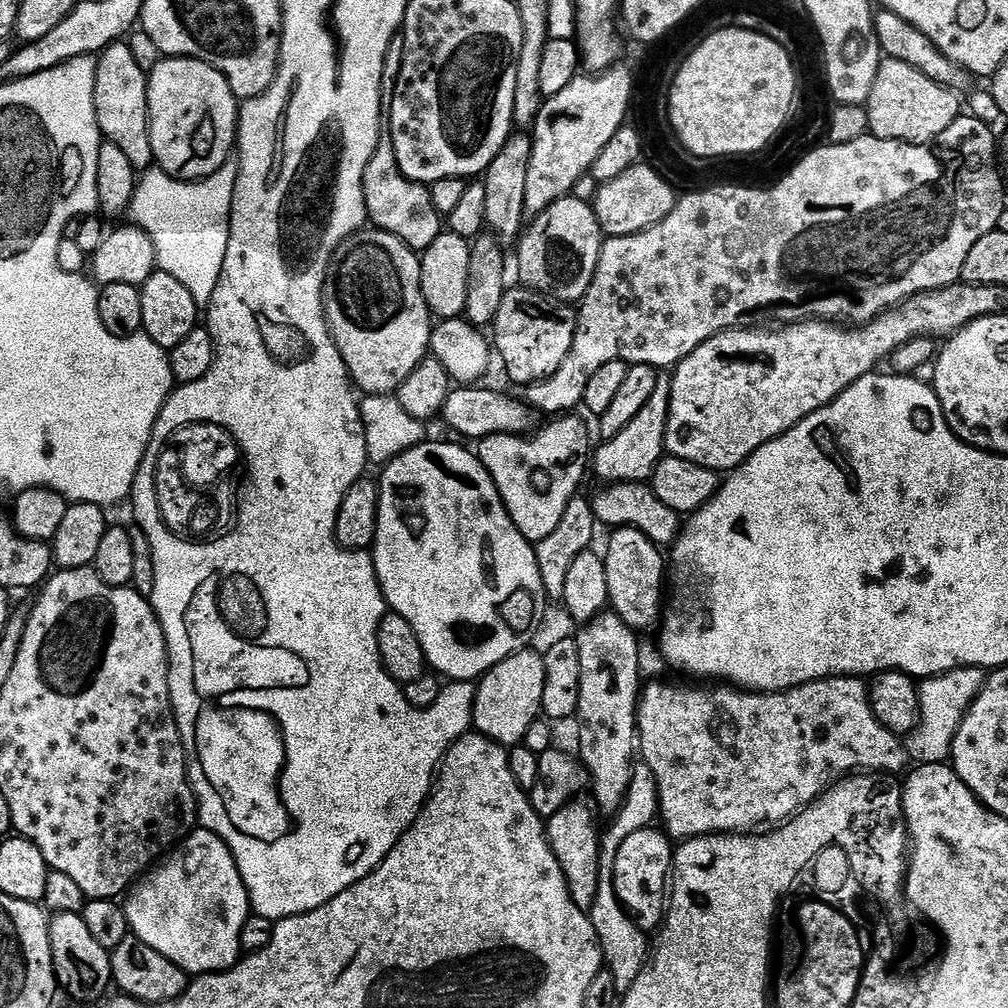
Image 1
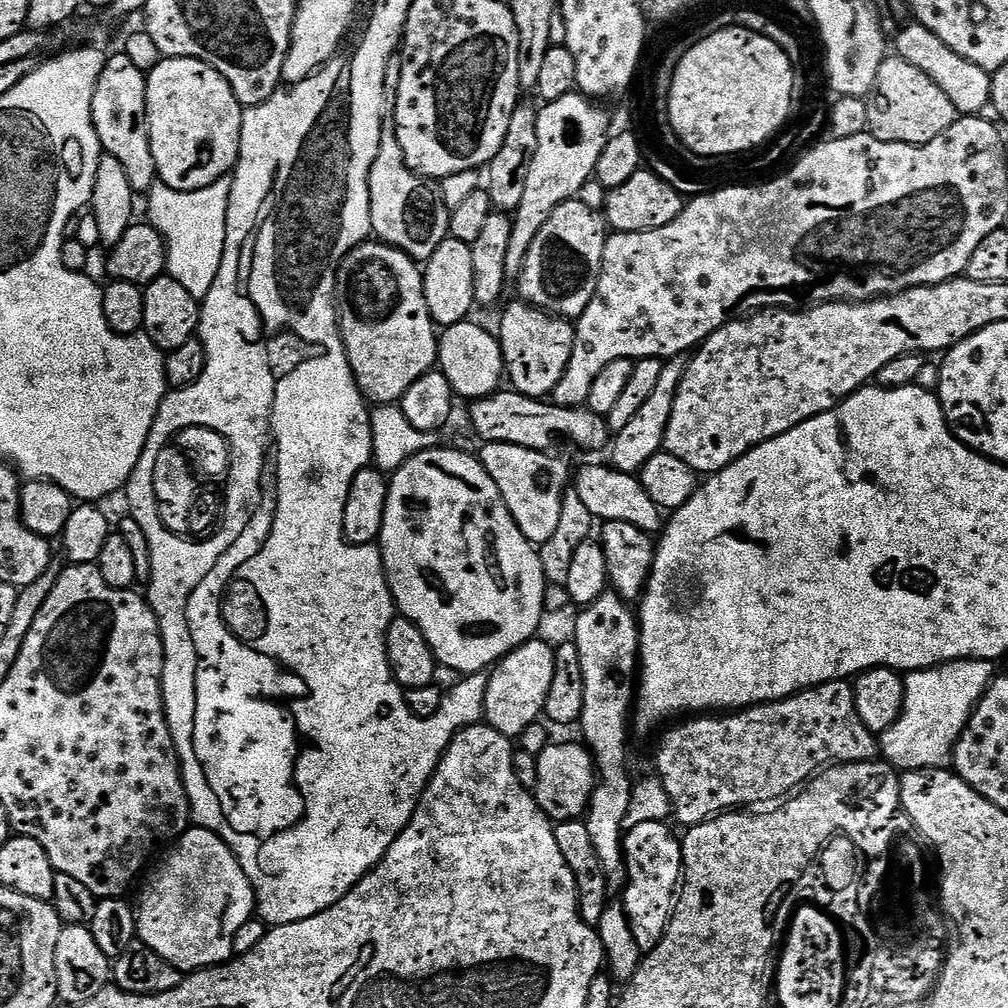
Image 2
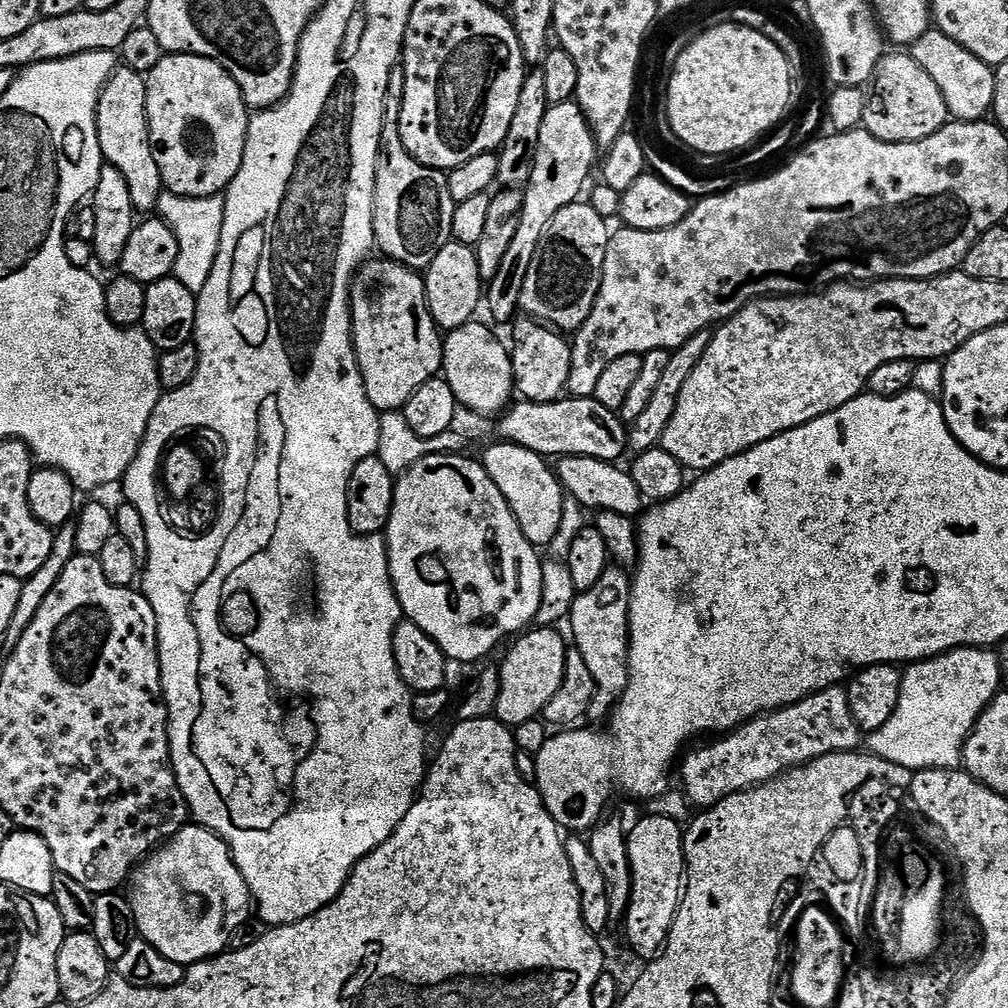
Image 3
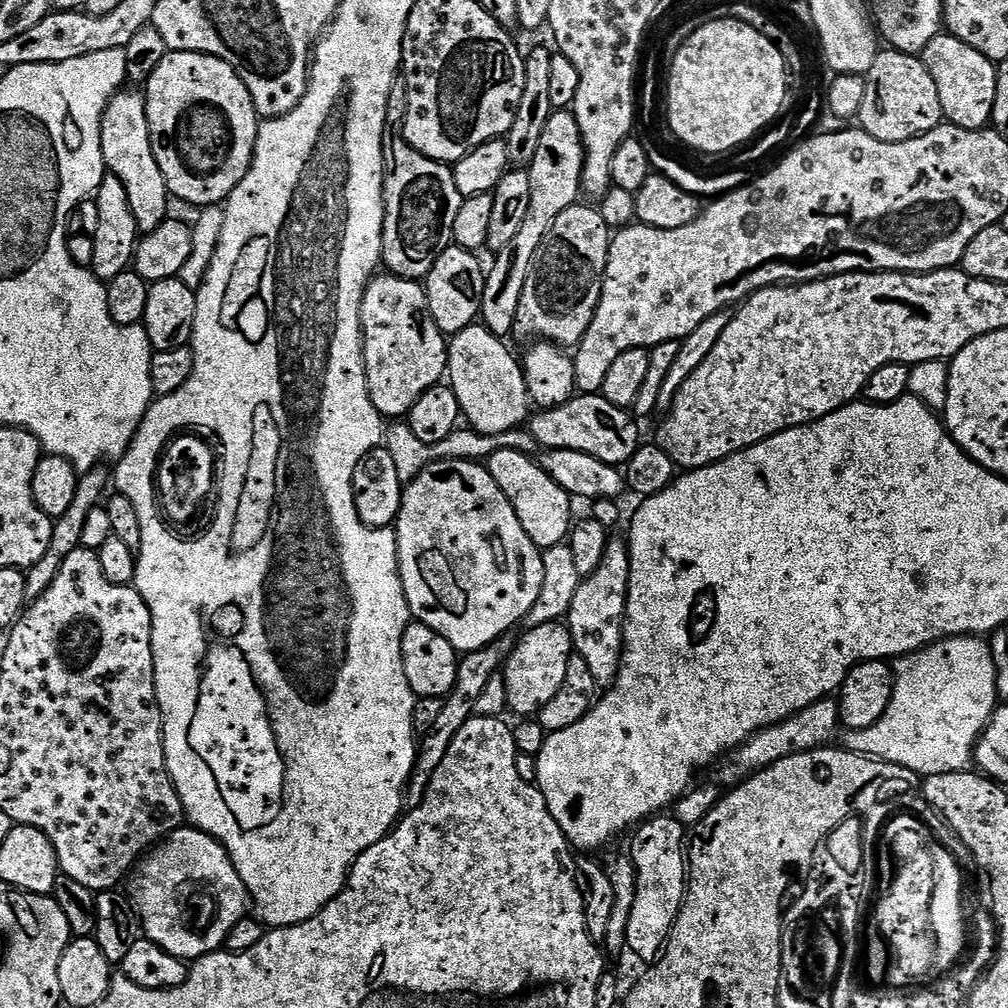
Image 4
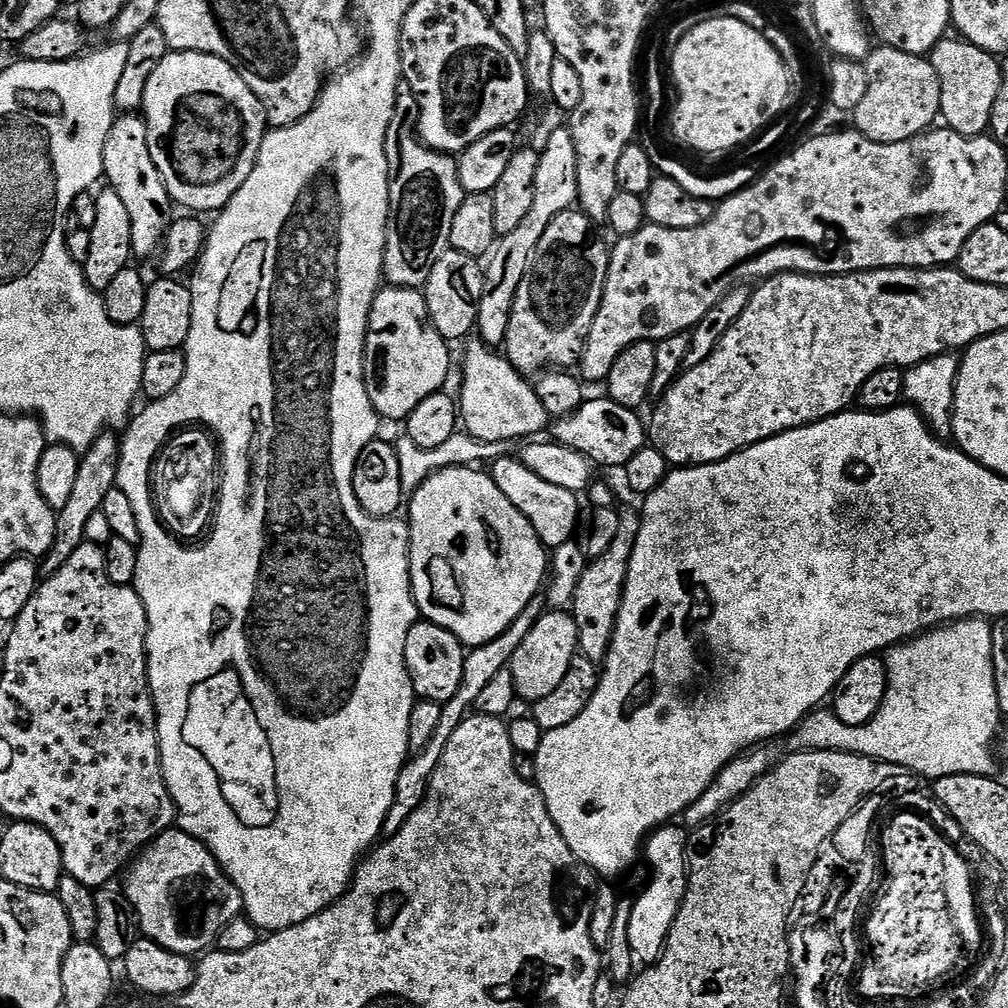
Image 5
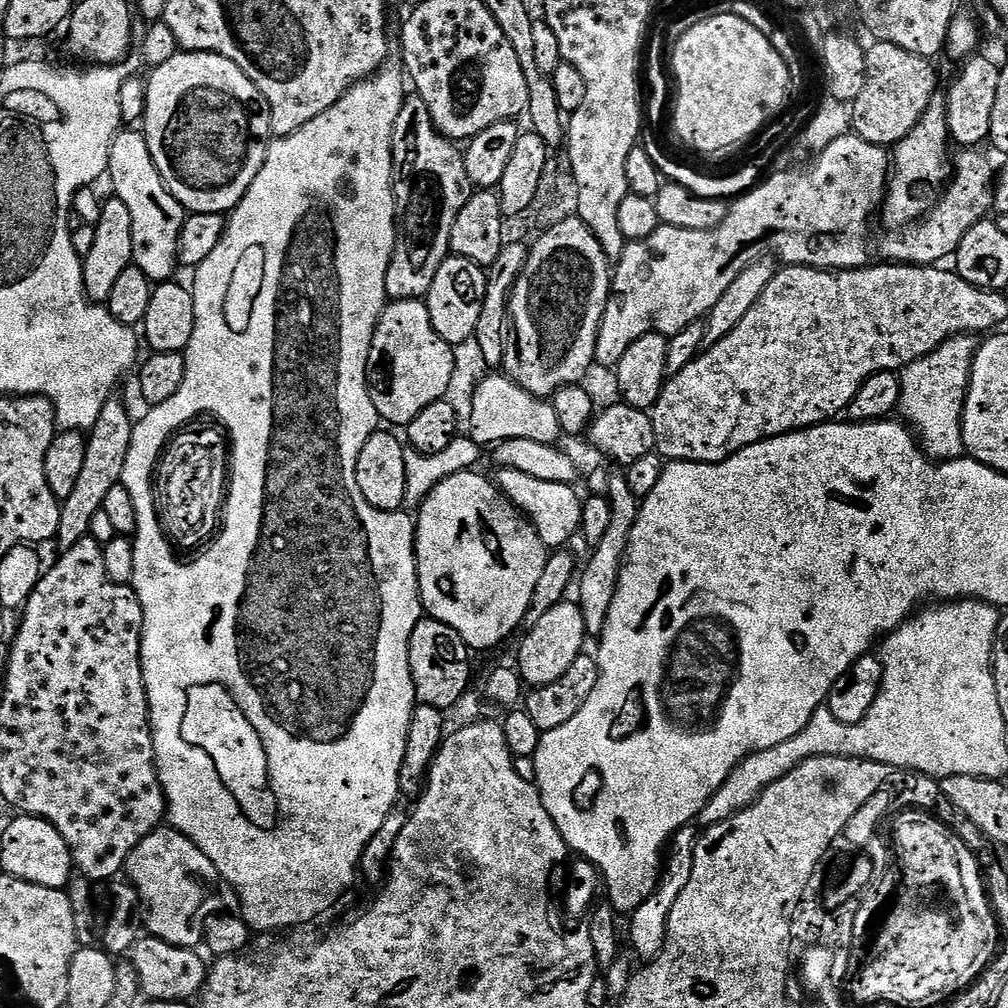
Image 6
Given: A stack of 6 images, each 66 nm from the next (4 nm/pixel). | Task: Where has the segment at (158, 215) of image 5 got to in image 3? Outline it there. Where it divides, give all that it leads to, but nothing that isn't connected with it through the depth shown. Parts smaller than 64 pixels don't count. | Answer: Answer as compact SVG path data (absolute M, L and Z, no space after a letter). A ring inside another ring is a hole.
M125 66L117 67L104 84L96 107L96 129L102 154L107 163L122 170L122 178L126 178L126 186L130 186L130 198L140 214L148 214L144 212L152 212L157 207L164 188L164 179L158 170L158 162L154 162L150 146L147 89L148 82L143 75Z

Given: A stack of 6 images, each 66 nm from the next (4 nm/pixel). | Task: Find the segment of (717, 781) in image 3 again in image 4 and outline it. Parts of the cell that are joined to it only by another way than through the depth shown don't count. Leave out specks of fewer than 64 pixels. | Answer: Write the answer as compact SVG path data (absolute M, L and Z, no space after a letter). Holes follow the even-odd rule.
M825 698L806 706L801 712L782 722L754 733L745 744L731 753L730 759L744 771L744 774L751 774L760 771L761 768L768 768L790 754L811 752L813 748L831 745L835 741L832 739L835 738L836 731L841 731L841 728L839 703L835 699Z

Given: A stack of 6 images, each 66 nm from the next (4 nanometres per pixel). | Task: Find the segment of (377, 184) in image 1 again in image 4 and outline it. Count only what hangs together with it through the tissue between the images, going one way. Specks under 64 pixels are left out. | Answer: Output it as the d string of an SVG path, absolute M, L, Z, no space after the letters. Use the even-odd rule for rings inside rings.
M397 78L390 86L384 127L384 255L382 264L393 276L423 281L434 262L452 244L454 218L464 197L456 185L455 171L449 165L418 154L404 140L402 125L408 102L406 82Z

